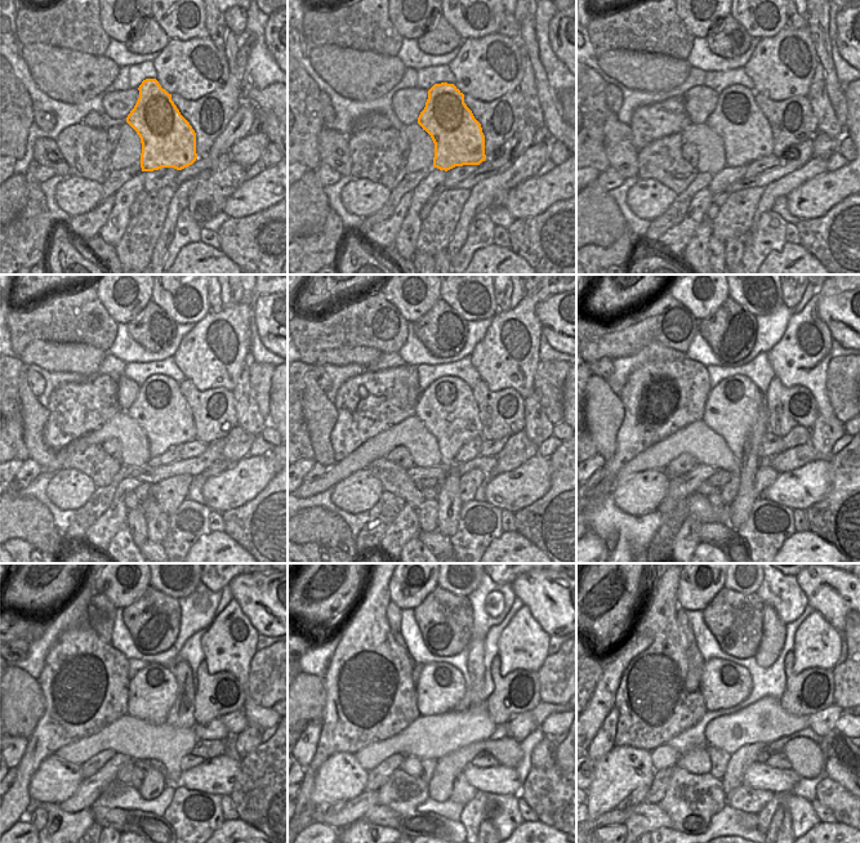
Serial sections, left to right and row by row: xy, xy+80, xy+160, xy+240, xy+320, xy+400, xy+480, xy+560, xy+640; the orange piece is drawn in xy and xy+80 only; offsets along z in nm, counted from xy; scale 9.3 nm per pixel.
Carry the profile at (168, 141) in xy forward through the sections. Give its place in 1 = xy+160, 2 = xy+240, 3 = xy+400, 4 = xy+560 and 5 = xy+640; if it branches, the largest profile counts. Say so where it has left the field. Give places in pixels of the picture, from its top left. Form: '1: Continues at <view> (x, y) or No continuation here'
1: Continues at xy+160 (747, 137)
2: Continues at xy+240 (160, 409)
3: Continues at xy+400 (732, 406)
4: Continues at xy+560 (440, 687)
5: Continues at xy+640 (723, 683).

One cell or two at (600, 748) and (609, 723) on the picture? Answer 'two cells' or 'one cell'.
one cell

